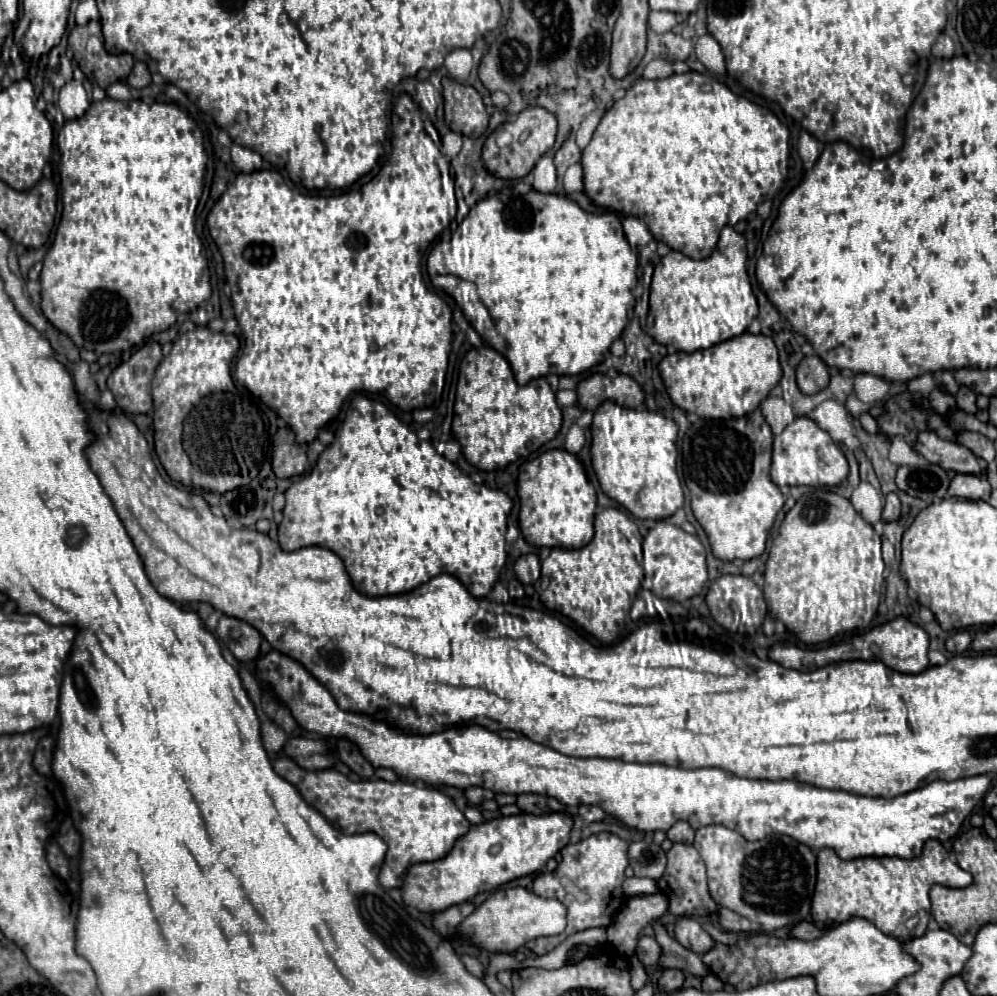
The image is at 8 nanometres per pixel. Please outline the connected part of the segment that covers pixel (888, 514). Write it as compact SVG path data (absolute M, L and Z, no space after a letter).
M889 493L887 495L887 503L885 503L885 509L883 509L883 519L887 521L895 521L901 513L901 501L897 497L897 493Z

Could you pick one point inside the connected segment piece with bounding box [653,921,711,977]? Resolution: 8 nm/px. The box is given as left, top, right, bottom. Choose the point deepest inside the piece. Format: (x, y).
(674, 955)

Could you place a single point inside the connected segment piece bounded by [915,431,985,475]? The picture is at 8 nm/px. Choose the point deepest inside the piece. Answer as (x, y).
(950, 456)

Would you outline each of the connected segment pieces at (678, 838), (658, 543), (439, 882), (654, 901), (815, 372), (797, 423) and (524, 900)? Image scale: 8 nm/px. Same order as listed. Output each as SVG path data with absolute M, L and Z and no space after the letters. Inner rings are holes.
M679 821L679 823L675 823L675 825L667 831L667 837L669 837L673 843L693 843L695 831L691 829L689 823Z
M659 521L643 539L643 589L655 593L663 599L685 601L701 593L707 583L707 565L705 565L705 547L695 535L685 533L681 527Z
M519 813L471 825L471 829L455 841L451 853L443 859L419 863L407 871L401 889L403 901L419 911L437 913L451 905L471 901L477 893L485 891L485 885L487 889L497 889L513 879L541 873L545 863L571 841L571 829L571 813L549 813L543 817Z
M663 893L629 897L623 909L619 909L615 921L607 929L607 939L625 955L633 955L639 931L653 919L659 919L667 911L667 897Z
M803 357L797 365L797 385L805 395L819 393L829 385L829 369L827 365L817 357Z
M797 417L791 425L783 429L783 433L775 435L773 441L773 465L771 479L783 485L839 485L849 475L849 465L833 439L819 429L809 417Z
M507 887L495 891L459 925L461 935L471 943L493 953L515 953L527 941L547 935L559 935L567 927L567 907L557 899L545 899L525 887Z

